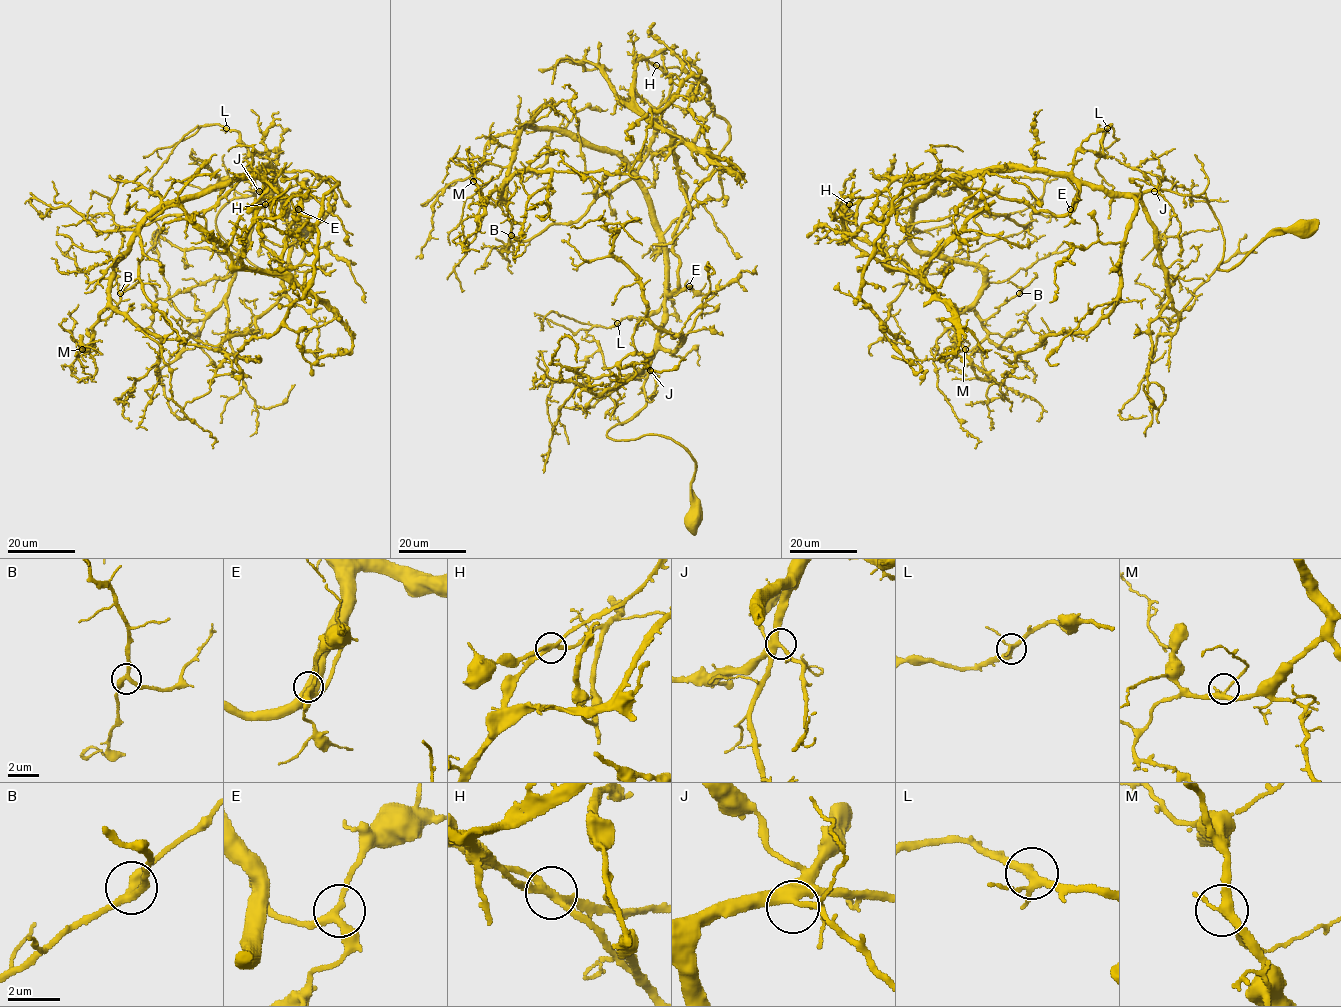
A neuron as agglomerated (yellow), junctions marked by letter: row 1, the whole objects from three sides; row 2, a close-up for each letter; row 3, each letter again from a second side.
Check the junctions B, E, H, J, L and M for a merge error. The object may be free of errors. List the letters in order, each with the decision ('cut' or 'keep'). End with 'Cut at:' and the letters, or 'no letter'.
B: keep
E: keep
H: cut
J: keep
L: keep
M: keep
Cut at: H

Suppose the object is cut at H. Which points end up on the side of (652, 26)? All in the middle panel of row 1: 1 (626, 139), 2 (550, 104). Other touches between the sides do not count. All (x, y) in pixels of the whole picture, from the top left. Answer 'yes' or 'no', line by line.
1: yes
2: yes

